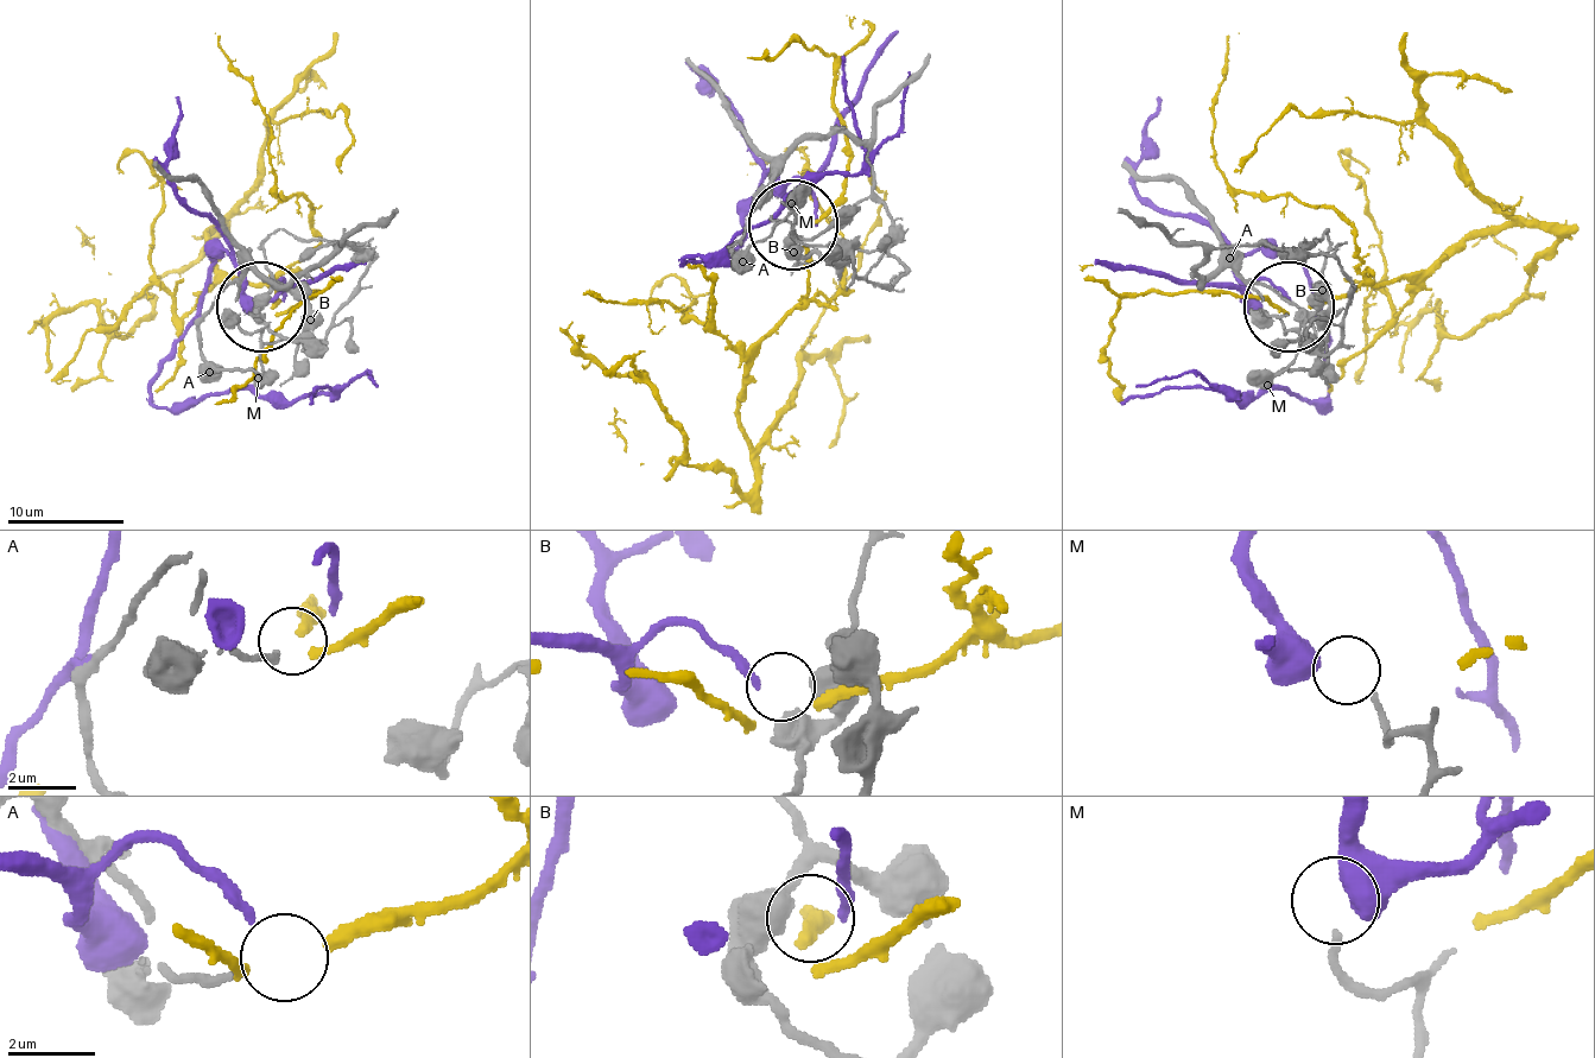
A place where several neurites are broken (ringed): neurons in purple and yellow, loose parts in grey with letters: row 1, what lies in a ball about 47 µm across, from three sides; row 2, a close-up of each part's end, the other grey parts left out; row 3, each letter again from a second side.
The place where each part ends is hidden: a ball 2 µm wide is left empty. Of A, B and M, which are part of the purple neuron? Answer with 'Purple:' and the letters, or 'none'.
Purple: B

